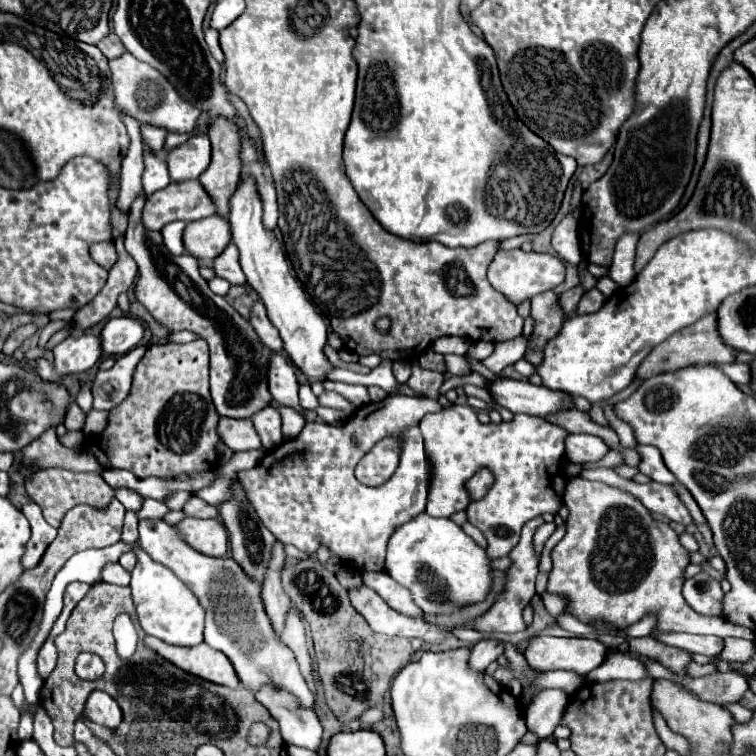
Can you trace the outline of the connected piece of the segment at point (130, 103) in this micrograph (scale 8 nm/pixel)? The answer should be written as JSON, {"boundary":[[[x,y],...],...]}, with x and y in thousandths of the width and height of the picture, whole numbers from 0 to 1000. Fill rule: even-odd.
{"boundary":[[[164,69],[159,77],[151,77],[143,82],[146,95],[148,95],[148,116],[151,116],[151,135],[153,143],[161,151],[175,153],[185,164],[198,164],[198,167],[212,167],[222,175],[254,175],[259,167],[259,159],[265,153],[265,146],[238,130],[233,124],[233,116],[201,87],[180,79],[175,71]]]}

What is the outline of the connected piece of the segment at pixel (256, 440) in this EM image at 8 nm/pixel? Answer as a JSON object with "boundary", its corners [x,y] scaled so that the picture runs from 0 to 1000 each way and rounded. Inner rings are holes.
{"boundary":[[[291,553],[288,574],[296,582],[296,587],[312,598],[317,598],[317,595],[349,595],[352,598],[333,556]]]}

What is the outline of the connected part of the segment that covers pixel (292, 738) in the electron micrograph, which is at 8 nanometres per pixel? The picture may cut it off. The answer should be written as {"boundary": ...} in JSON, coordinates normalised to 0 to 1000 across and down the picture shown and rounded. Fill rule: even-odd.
{"boundary":[[[349,907],[341,913],[339,926],[344,926],[357,944],[368,952],[370,968],[378,984],[389,984],[397,989],[407,989],[418,995],[426,981],[426,958],[413,939],[402,939],[394,934],[392,923],[370,910]]]}

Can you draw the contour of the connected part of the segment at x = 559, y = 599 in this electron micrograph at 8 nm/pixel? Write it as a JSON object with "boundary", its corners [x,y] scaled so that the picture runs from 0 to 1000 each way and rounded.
{"boundary":[[[717,783],[717,796],[720,796],[722,807],[730,812],[730,817],[738,817],[738,815],[749,812],[751,791],[746,791],[741,786],[730,786],[730,783]]]}

